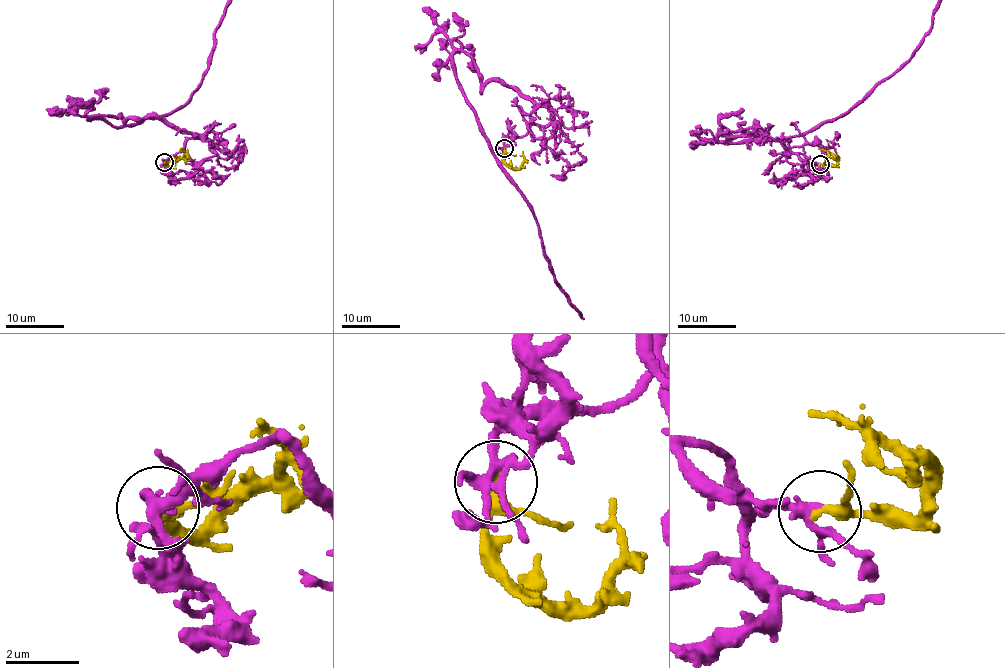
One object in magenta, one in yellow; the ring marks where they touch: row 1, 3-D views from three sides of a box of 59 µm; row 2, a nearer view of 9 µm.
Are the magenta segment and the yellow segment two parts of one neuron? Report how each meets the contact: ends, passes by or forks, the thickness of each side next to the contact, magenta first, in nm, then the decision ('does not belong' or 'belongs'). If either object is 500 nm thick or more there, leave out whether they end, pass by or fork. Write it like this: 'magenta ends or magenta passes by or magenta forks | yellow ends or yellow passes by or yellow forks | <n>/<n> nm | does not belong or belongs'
magenta forks | yellow passes by | 180/280 nm | belongs

